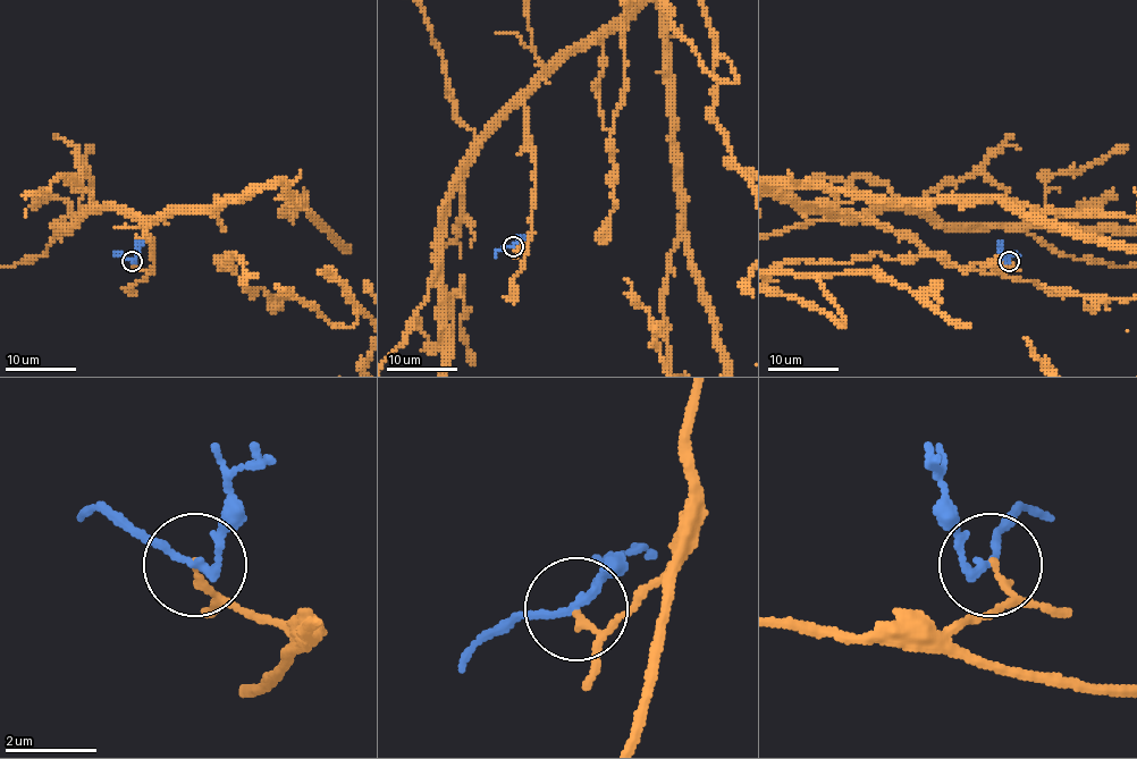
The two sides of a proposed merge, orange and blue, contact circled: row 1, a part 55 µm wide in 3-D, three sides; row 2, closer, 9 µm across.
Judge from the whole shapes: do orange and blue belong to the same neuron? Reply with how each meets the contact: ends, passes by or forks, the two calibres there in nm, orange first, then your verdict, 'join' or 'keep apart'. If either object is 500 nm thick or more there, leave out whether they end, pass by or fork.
orange passes by | blue passes by | 110/150 nm | keep apart

